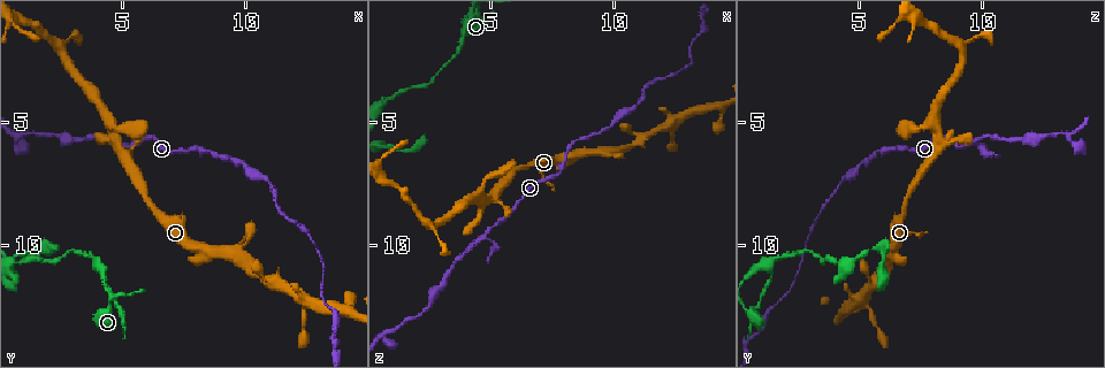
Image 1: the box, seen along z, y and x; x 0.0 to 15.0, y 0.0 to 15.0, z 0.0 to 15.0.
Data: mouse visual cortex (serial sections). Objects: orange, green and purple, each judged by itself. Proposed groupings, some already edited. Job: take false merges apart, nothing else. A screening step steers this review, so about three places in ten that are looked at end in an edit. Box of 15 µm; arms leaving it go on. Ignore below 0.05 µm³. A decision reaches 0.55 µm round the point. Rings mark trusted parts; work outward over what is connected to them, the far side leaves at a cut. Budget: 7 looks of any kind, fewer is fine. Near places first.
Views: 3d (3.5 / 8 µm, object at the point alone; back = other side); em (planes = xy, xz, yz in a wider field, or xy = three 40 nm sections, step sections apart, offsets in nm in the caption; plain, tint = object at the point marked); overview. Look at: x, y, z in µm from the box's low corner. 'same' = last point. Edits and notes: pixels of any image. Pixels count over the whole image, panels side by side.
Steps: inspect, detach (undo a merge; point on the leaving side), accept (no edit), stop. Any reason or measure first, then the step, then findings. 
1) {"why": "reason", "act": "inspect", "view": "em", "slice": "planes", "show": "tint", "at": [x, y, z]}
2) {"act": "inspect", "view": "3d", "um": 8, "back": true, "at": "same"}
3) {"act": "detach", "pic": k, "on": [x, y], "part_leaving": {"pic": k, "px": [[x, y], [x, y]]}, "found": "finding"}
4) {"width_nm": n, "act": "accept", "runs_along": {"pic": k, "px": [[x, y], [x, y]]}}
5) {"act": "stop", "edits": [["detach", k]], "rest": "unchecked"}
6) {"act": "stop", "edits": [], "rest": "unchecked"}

{"why": "three-way junction", "act": "inspect", "view": "3d", "um": 3.5, "at": [4.0, 10.9, 1.3]}

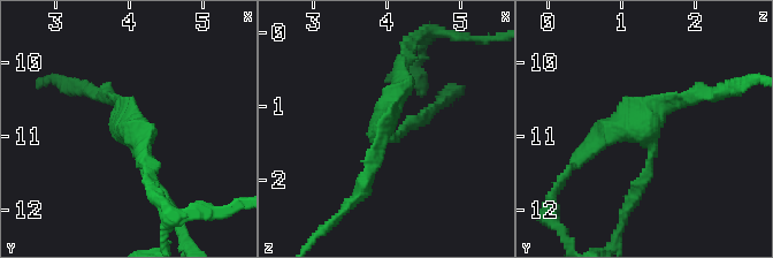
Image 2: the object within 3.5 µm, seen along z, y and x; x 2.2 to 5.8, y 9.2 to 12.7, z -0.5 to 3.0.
{"arms": 3, "arm_widths_nm": [100, 200, 200], "why": "need the tissue", "act": "inspect", "view": "em", "slice": "xy", "step": 3, "show": "tint", "at": [3.95, 10.80, 1.25]}

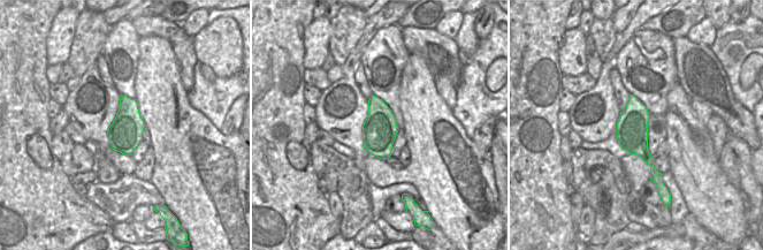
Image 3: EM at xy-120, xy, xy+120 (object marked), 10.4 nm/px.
{"width_nm": 360, "act": "accept", "runs_along": {"pic": 2, "px": [[582, 158], [614, 127], [703, 95]]}, "found": "continuous, no second cell"}

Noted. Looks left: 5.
{"why": "branch point", "act": "inspect", "view": "3d", "um": 8, "at": [12.4, 12.3, 5.1]}

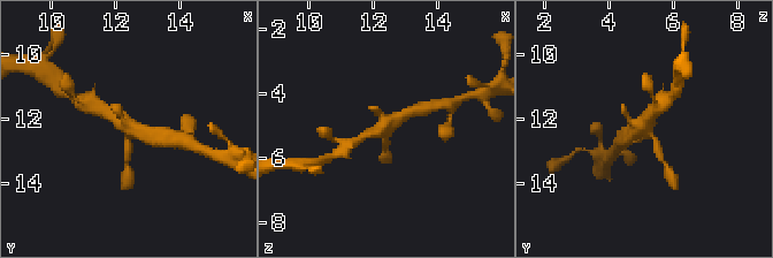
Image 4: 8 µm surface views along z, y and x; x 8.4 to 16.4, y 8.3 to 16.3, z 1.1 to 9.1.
{"act": "inspect", "view": "3d", "um": 3.5, "at": [12.4, 12.2, 5.0]}

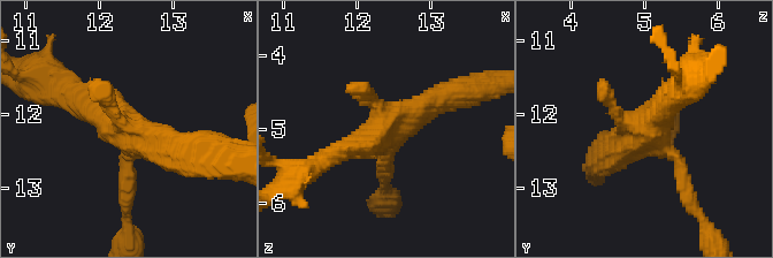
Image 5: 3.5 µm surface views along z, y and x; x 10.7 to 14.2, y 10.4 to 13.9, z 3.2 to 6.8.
{"act": "inspect", "view": "em", "slice": "xy", "step": 1, "show": "tint", "at": [12.35, 12.25, 5.10]}

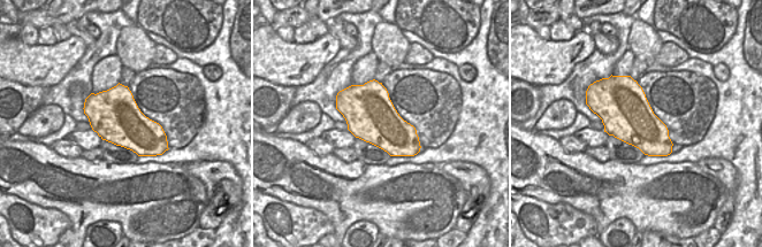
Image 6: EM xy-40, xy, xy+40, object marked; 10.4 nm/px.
{"act": "accept", "found": "continuous, no second cell"}

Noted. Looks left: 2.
{"why": "branch point", "act": "inspect", "view": "3d", "um": 3.5, "at": [4.7, 5.8, 9.6]}

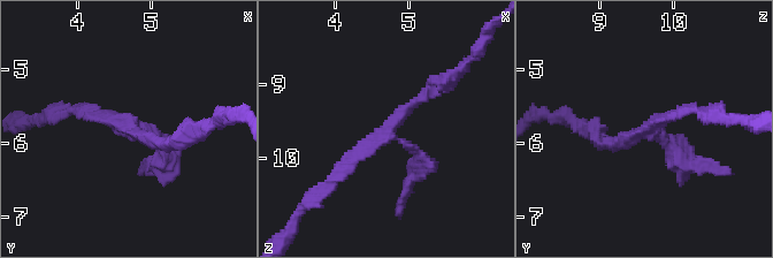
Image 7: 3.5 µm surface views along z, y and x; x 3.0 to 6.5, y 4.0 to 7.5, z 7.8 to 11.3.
{"act": "inspect", "view": "em", "slice": "xy", "step": 5, "show": "tint", "at": [4.80, 5.80, 9.65]}

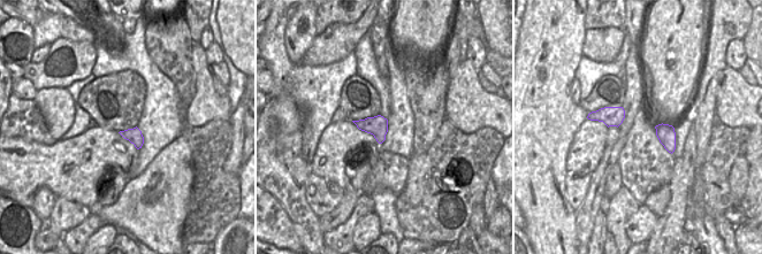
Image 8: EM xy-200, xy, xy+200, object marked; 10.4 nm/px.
{"width_nm": 220, "act": "accept", "runs_along": {"pic": 7, "px": [[444, 80], [335, 177]]}, "found": "all the same cell"}

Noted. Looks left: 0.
{"act": "stop", "edits": [], "rest": "unchecked"}

